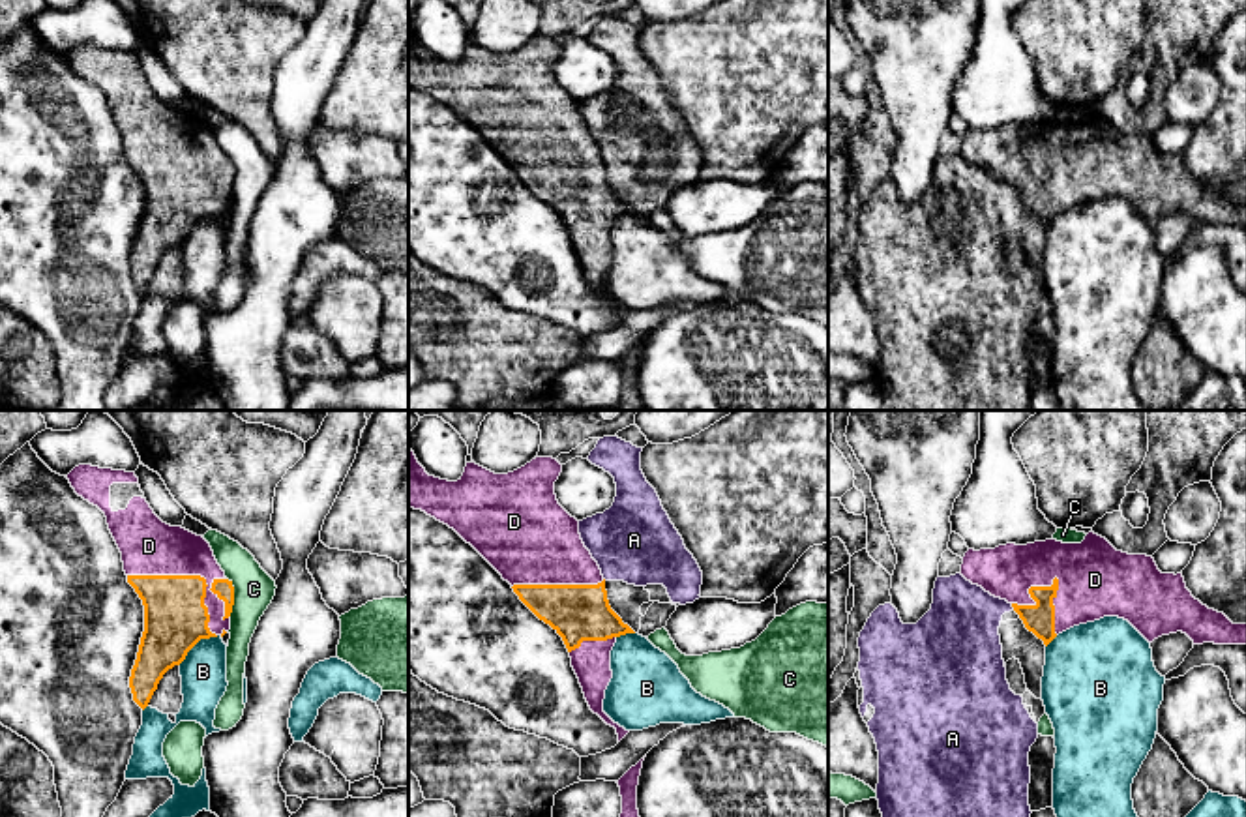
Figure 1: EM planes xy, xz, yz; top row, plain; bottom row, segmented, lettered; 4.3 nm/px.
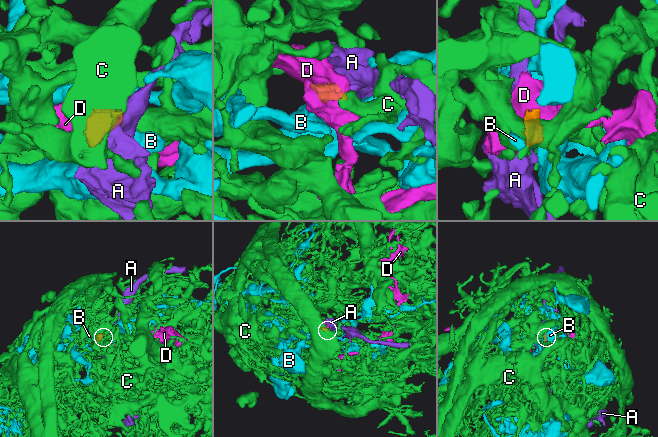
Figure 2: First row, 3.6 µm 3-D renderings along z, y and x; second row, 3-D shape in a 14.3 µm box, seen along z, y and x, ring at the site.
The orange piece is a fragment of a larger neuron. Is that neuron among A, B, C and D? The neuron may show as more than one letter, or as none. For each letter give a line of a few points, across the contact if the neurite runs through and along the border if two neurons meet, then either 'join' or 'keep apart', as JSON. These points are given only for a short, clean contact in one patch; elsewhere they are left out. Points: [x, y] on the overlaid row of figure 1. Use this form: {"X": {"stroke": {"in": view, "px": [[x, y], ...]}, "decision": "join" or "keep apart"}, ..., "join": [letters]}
{"A": {"decision": "keep apart"}, "B": {"decision": "keep apart"}, "C": {"stroke": {"in": "xy", "px": [[227, 578], [233, 587], [233, 611], [229, 615]]}, "decision": "keep apart"}, "D": {"decision": "join"}, "join": ["D"]}

